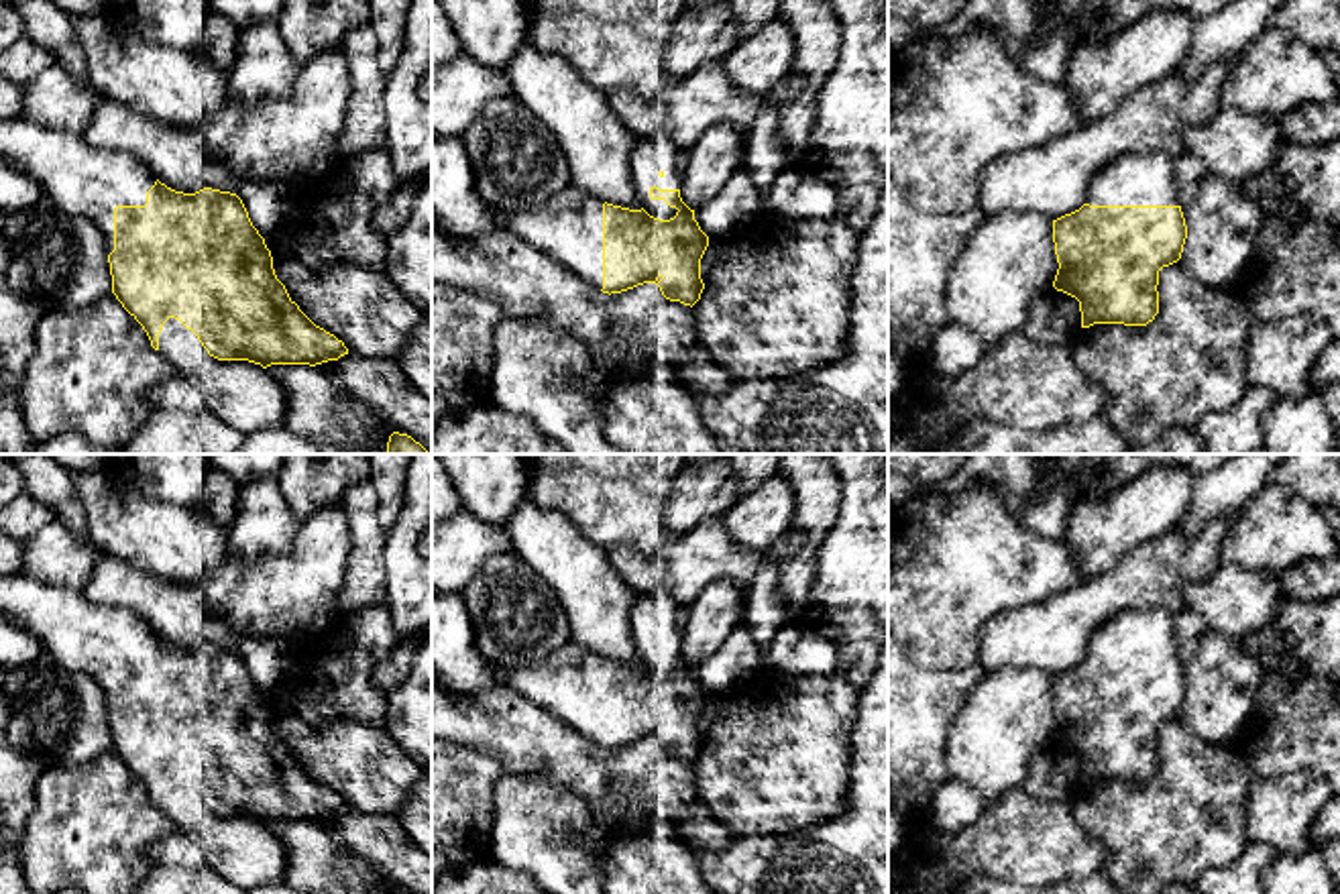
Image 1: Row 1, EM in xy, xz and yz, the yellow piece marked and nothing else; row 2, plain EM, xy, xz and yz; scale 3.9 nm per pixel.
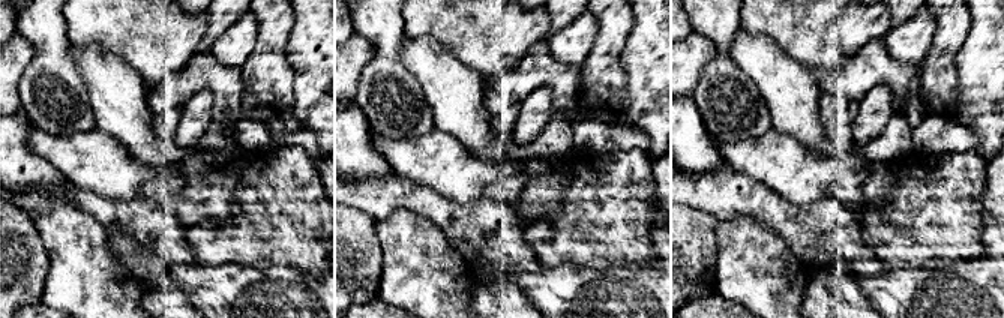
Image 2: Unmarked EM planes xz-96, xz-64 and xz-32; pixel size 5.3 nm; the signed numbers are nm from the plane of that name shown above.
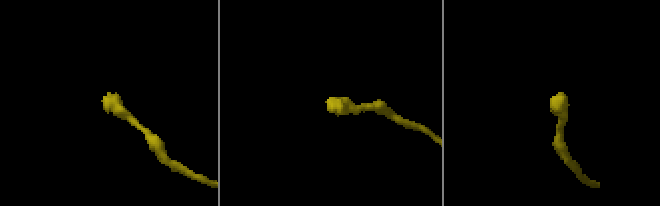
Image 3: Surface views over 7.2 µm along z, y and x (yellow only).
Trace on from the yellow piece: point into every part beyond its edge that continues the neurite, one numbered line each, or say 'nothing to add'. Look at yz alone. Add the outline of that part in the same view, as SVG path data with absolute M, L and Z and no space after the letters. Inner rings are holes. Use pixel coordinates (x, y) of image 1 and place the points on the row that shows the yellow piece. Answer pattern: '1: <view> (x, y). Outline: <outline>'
1: yz (1141, 178). Outline: M1159 153L1122 155L1090 183L1090 206L1179 206L1175 159Z

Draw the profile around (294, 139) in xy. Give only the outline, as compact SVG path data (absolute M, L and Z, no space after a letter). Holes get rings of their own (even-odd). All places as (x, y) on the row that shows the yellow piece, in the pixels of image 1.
M340 49L322 51L299 67L293 88L281 98L242 104L228 94L224 106L200 126L159 124L116 102L102 100L83 138L106 151L128 153L149 167L167 187L196 193L210 187L212 165L222 163L234 177L303 187L322 179L340 161L338 141L350 98L350 73Z

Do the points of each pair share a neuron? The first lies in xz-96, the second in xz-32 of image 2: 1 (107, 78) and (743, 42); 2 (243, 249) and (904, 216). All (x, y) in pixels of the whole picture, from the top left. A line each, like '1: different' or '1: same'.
1: same
2: same

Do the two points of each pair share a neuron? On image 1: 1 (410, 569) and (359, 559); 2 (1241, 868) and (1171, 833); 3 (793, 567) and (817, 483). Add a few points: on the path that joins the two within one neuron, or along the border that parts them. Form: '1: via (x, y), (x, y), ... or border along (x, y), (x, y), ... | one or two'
1: border along (383, 534), (385, 601) | two
2: border along (1251, 840), (1229, 864), (1202, 872) | two
3: via (811, 546), (817, 504) | one

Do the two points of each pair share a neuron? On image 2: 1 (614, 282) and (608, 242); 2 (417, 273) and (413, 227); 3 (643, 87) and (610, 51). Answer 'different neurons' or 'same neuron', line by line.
1: different neurons
2: same neuron
3: different neurons

